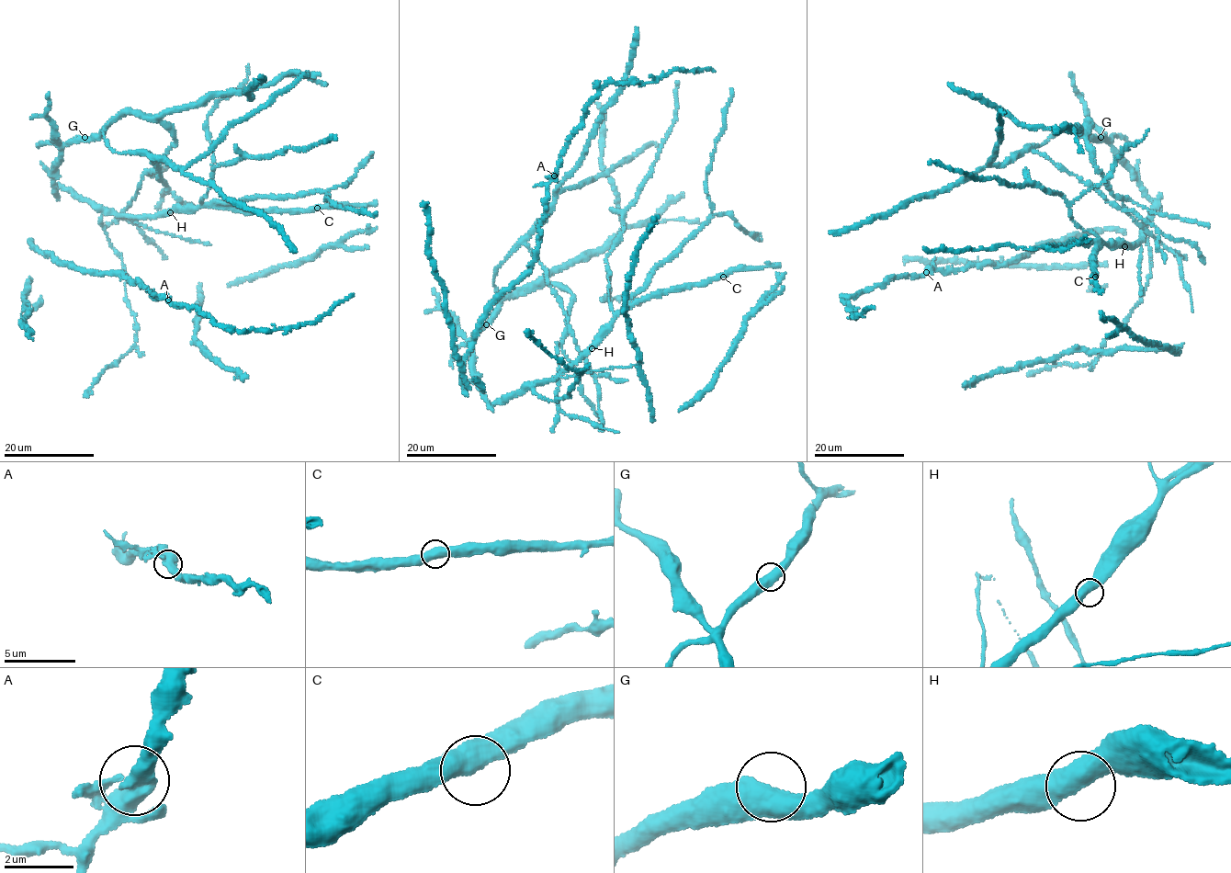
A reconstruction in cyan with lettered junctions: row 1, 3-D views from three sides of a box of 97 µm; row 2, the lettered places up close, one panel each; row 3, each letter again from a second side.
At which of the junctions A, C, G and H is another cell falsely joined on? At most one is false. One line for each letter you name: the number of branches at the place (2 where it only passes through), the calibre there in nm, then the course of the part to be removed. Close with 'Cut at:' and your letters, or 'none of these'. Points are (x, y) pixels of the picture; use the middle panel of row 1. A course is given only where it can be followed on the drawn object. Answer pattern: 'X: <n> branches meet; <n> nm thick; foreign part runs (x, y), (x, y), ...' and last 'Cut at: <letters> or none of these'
Cut at: none of these

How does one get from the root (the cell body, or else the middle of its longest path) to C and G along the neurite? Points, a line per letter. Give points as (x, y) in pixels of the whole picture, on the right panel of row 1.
C: (1123, 243), (1112, 248), (1103, 243), (1096, 251), (1093, 262), (1098, 274), (1095, 277)
G: (1123, 243), (1129, 246), (1139, 241), (1157, 198), (1147, 195), (1133, 169), (1101, 137)

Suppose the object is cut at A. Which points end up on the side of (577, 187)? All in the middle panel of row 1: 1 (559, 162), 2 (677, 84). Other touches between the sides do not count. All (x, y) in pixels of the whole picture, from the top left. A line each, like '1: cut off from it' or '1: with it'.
1: cut off from it
2: with it

